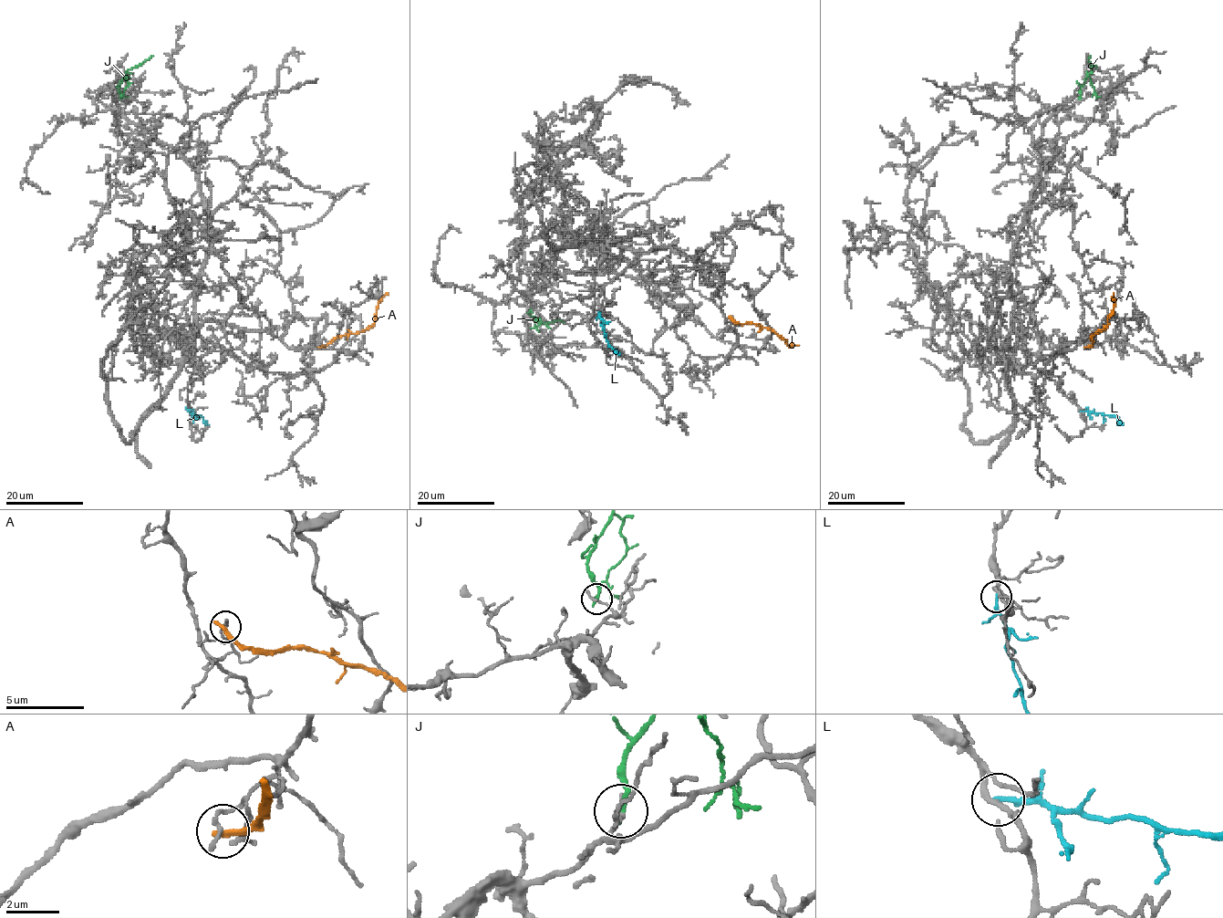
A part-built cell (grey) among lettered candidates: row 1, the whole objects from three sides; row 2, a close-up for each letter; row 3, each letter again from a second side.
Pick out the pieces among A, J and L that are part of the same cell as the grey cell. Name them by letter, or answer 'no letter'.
no letter

